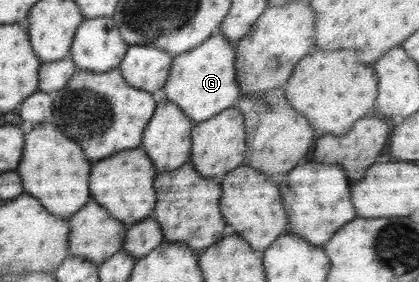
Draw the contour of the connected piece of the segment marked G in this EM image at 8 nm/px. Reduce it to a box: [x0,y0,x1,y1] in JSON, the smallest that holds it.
[162,32,242,122]

